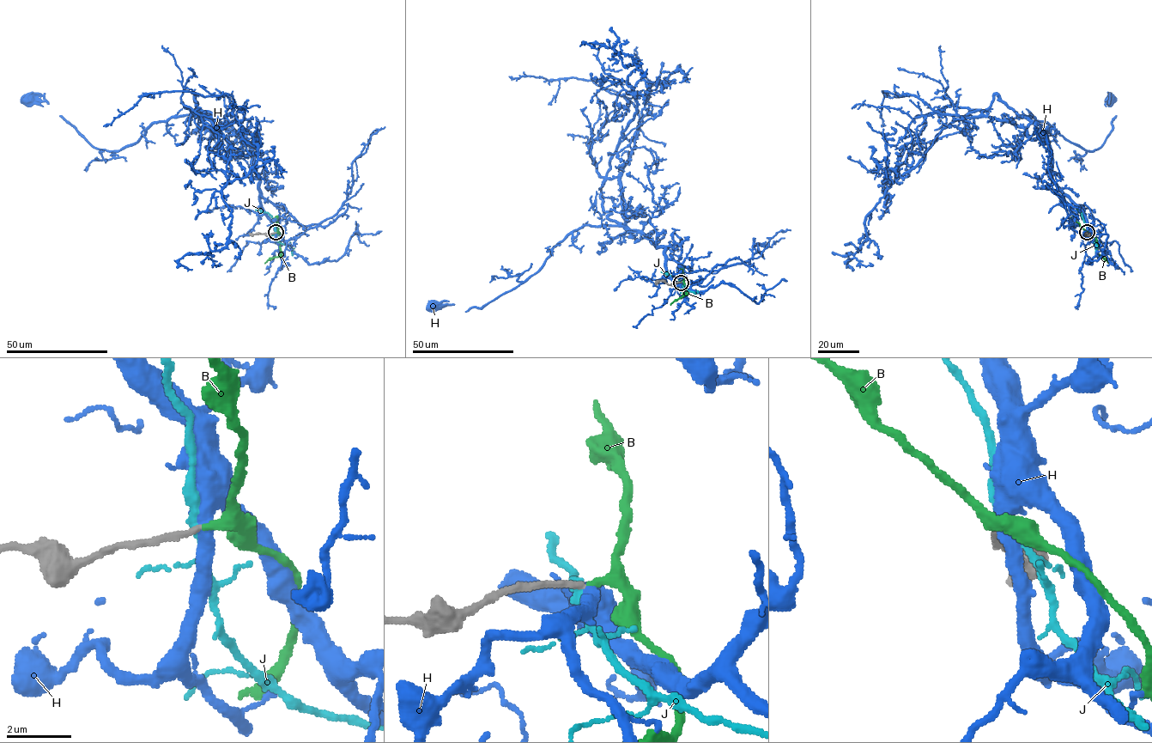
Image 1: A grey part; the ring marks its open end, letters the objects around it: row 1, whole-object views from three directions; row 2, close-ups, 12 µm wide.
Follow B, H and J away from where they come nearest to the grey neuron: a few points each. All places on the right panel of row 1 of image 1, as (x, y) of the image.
B: (1087, 232), (1096, 240), (1098, 254), (1109, 263)
H: (1087, 232), (1087, 218), (1052, 179), (1048, 141), (1029, 116), (1093, 150), (1112, 129), (1112, 100)
J: (1088, 232), (1082, 213), (1076, 210)

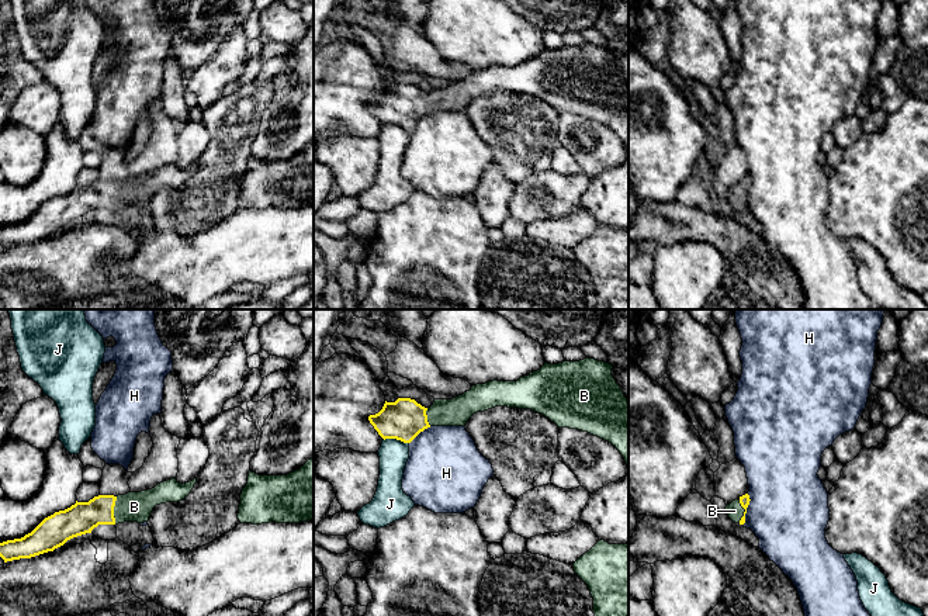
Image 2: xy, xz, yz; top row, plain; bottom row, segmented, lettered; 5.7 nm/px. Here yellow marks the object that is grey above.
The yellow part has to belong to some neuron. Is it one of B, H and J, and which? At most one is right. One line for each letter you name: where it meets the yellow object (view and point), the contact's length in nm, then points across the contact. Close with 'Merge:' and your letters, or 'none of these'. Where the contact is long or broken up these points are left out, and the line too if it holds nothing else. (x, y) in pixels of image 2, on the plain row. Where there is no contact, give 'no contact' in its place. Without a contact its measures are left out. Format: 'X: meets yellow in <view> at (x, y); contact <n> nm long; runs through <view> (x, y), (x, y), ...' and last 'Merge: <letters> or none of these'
B: meets yellow in xy at (113, 196); contact 160 nm long; runs through xy (82, 203), (97, 196), (113, 196), (134, 191)
Merge: B

